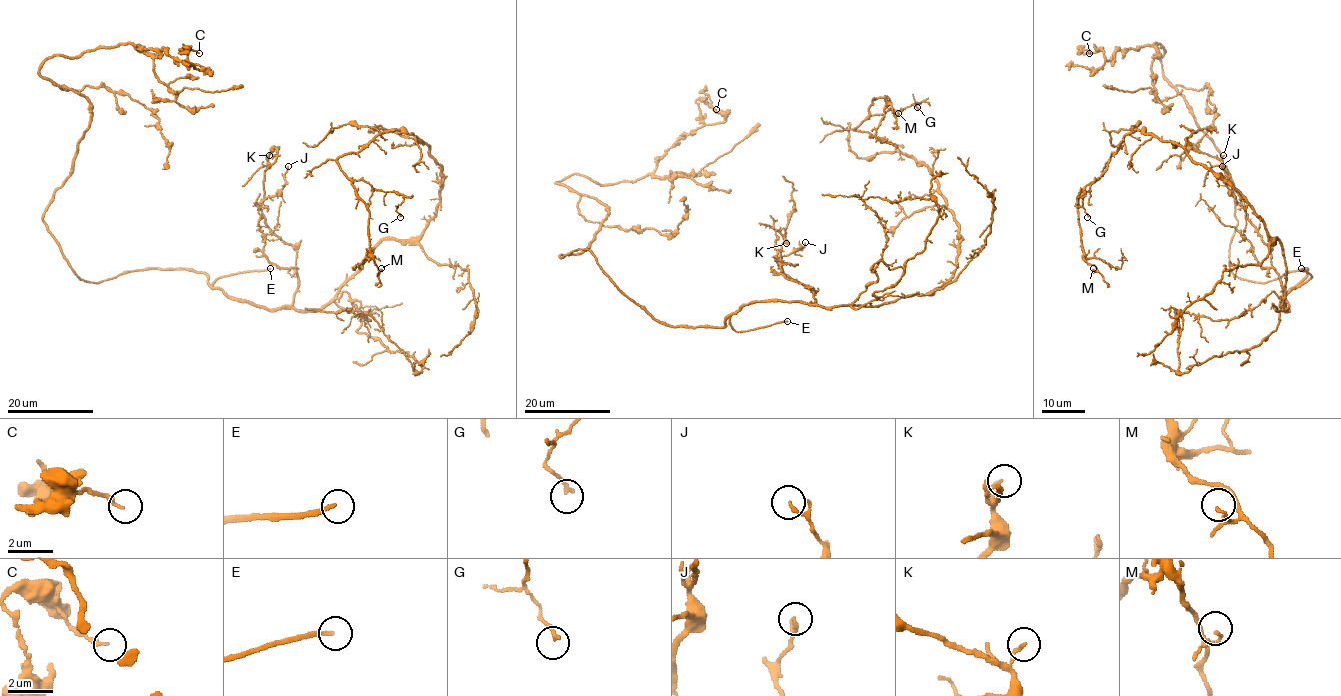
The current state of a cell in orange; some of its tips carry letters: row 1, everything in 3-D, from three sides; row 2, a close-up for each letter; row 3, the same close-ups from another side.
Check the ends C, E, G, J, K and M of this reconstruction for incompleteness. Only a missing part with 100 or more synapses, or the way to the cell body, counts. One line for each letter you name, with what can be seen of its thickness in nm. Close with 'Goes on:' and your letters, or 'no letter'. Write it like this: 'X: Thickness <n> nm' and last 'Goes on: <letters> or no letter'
E: Thickness 170 nm
Goes on: E

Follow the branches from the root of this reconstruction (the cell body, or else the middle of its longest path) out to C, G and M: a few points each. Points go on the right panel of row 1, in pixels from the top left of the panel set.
C: (1302, 279), (1231, 271), (1234, 185), (1163, 75), (1162, 46), (1089, 53)
G: (1302, 279), (1282, 308), (1283, 247), (1252, 206), (1181, 146), (1140, 130), (1124, 137), (1084, 193), (1087, 217)
M: (1302, 279), (1282, 308), (1283, 247), (1252, 206), (1181, 146), (1140, 130), (1078, 199), (1093, 268)

